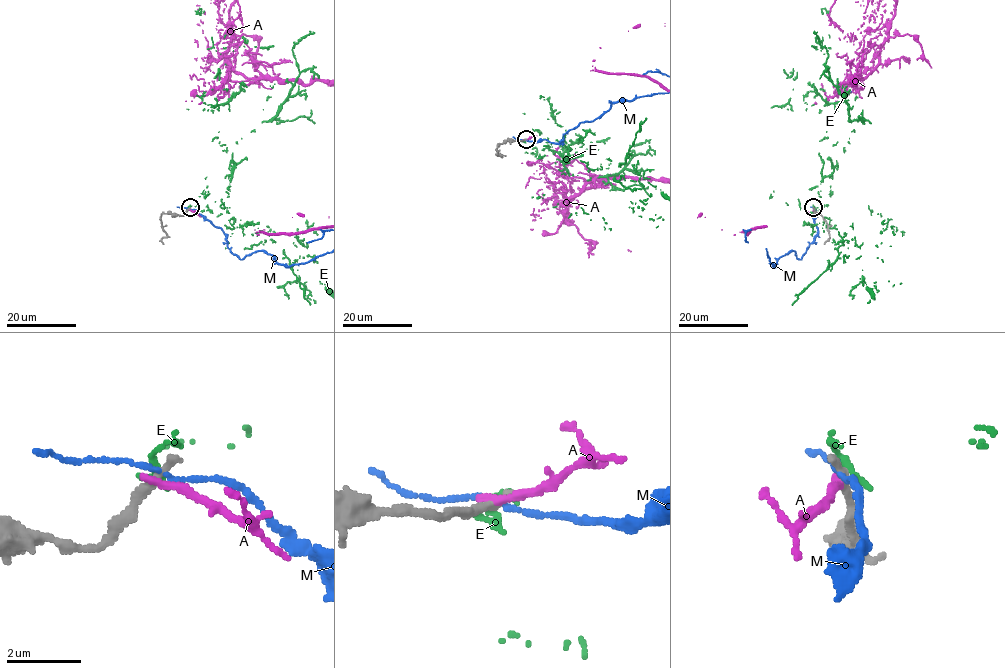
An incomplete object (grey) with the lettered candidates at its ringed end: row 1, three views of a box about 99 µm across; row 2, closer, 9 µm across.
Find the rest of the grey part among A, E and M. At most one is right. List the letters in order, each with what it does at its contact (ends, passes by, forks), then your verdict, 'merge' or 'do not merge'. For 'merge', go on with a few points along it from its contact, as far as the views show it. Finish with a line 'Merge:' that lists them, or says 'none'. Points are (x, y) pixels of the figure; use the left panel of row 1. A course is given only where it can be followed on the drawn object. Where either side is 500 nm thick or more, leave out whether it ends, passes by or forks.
A: it ends | do not merge
E: it ends | do not merge
M: it passes by | do not merge
Merge: none

